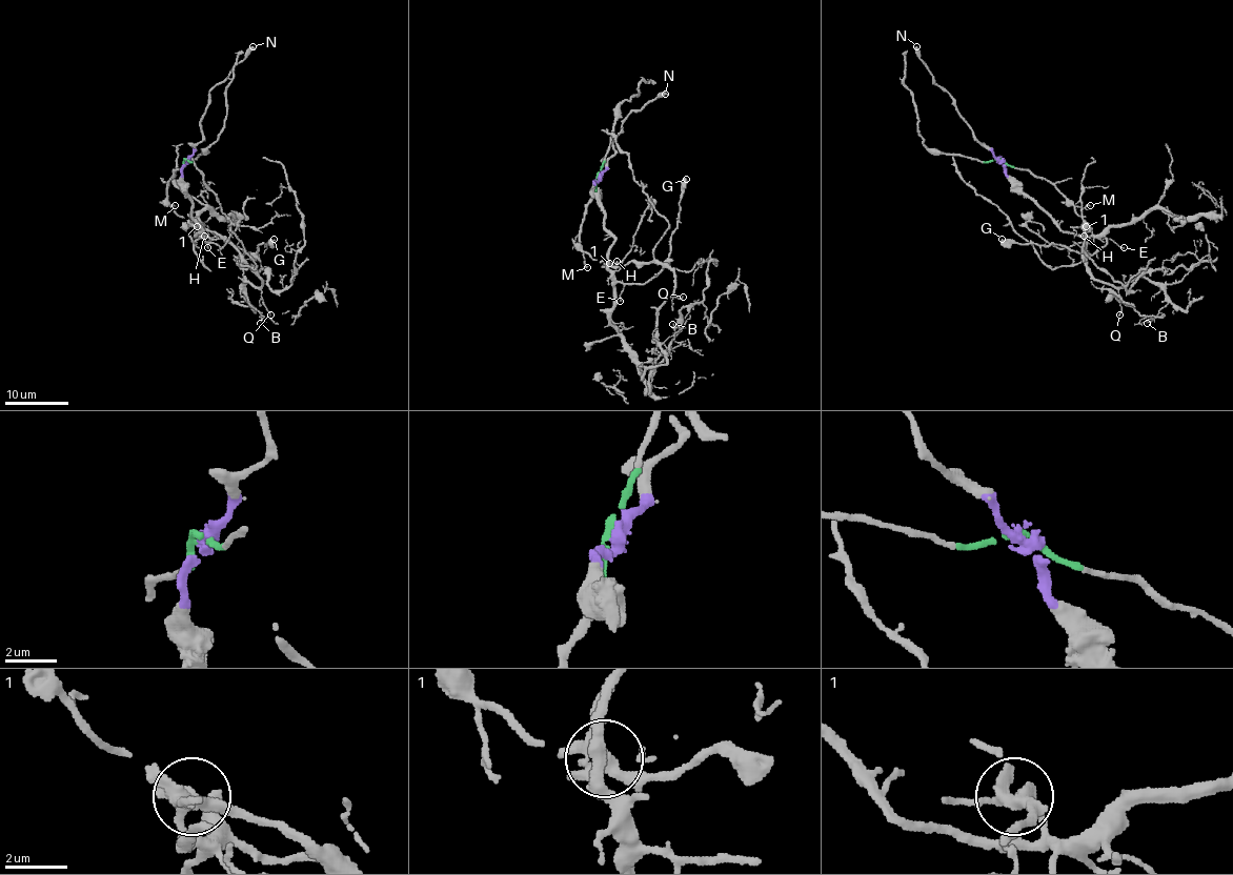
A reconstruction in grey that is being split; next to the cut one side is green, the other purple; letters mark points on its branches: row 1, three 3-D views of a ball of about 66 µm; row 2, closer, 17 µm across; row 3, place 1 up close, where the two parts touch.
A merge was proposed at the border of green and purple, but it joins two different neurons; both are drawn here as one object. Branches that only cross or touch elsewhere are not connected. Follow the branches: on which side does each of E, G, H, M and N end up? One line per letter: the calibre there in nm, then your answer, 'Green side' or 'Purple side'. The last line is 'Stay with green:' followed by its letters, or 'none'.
E: Thickness 130 nm. Purple side
G: Thickness 360 nm. Purple side
H: Thickness 140 nm. Purple side
M: Thickness 100 nm. Green side
N: Thickness 460 nm. Purple side
Stay with green: M

